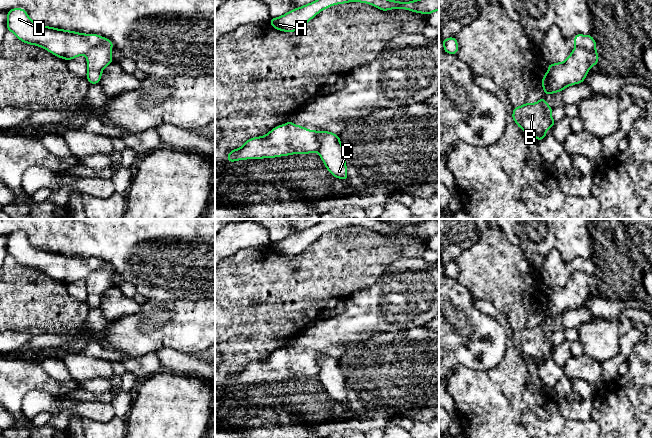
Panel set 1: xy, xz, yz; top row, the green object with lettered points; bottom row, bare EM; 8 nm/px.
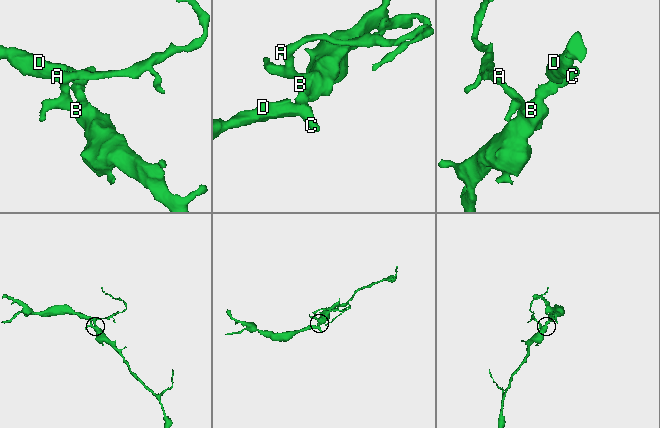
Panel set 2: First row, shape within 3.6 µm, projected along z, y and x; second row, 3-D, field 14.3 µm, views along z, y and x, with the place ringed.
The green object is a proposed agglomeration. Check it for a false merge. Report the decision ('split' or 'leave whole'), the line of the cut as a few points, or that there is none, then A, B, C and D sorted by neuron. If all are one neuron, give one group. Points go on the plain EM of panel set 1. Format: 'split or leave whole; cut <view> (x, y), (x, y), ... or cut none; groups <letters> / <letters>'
split; cut xz (316, 355), (318, 363), (317, 375); groups A B C / D

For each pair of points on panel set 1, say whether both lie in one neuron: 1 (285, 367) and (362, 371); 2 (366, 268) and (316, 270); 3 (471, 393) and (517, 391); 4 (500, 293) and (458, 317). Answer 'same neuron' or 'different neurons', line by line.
1: different neurons
2: same neuron
3: same neuron
4: different neurons

